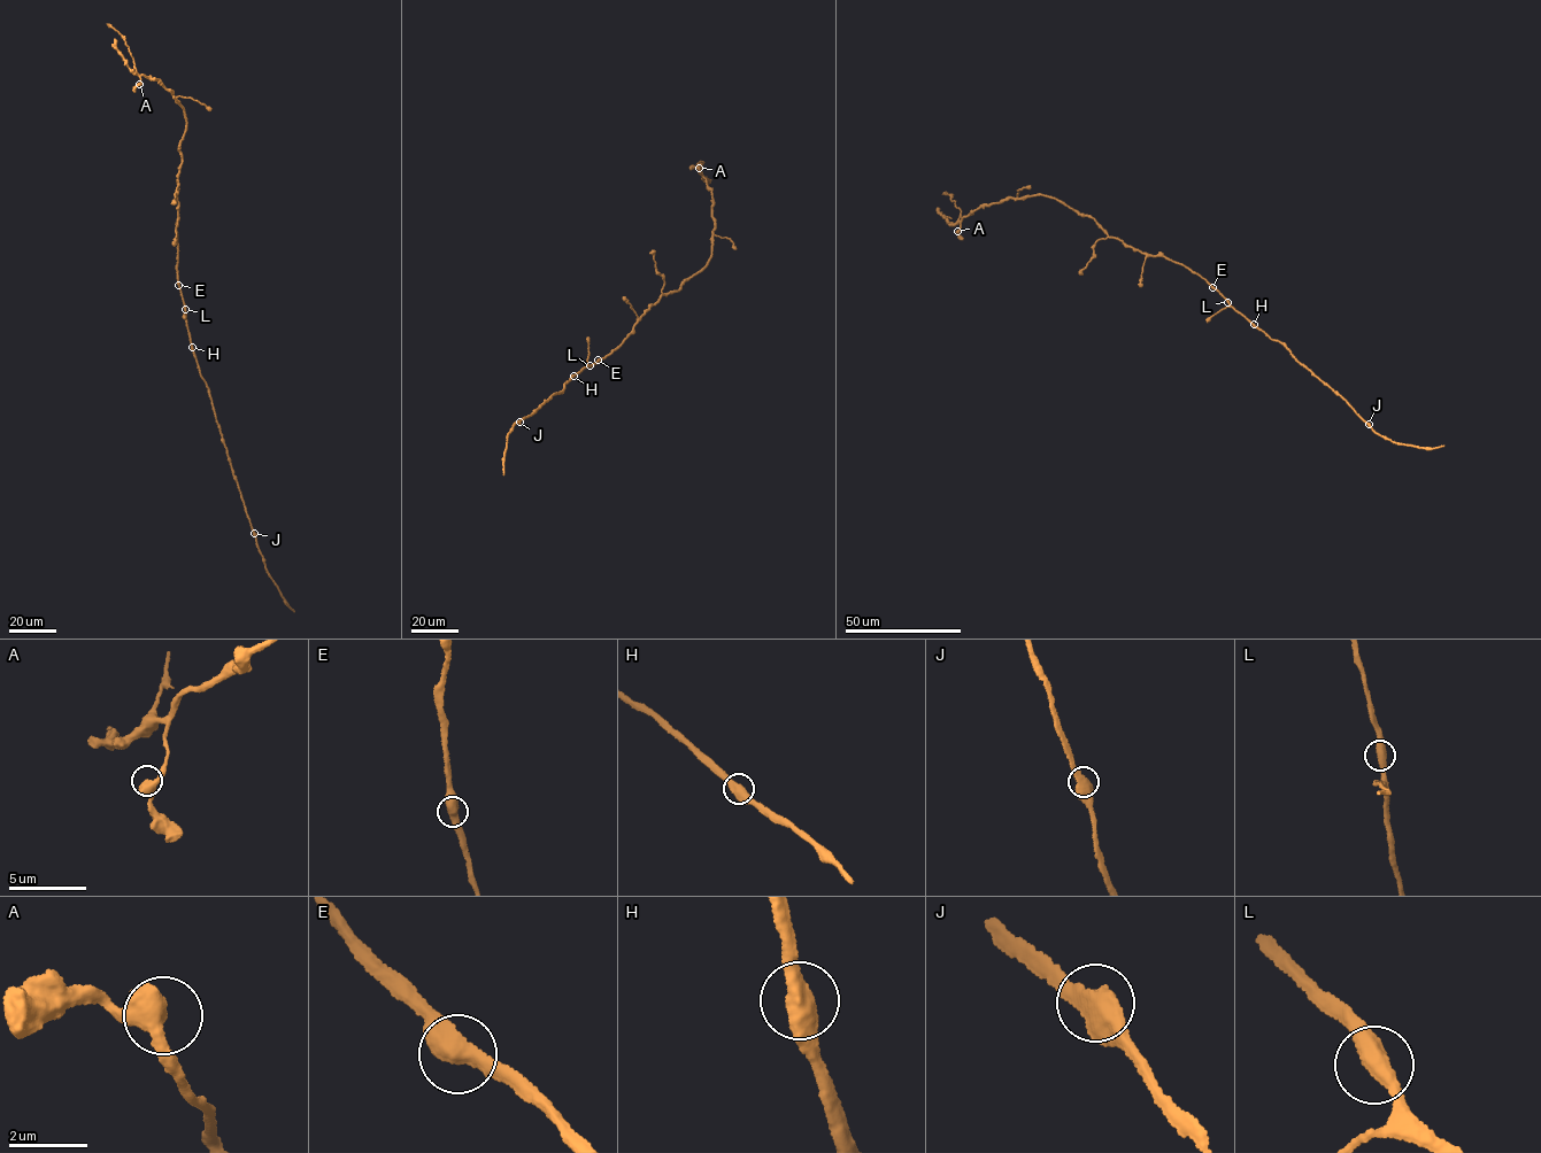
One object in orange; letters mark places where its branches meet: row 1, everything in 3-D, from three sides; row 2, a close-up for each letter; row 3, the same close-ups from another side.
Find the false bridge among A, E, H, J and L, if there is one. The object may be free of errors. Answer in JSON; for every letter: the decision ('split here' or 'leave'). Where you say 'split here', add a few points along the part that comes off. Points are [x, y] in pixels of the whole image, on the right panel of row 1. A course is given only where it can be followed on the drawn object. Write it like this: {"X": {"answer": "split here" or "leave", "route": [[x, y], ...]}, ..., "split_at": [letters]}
{"A": {"answer": "leave"}, "E": {"answer": "leave"}, "H": {"answer": "leave"}, "J": {"answer": "leave"}, "L": {"answer": "leave"}, "split_at": []}

